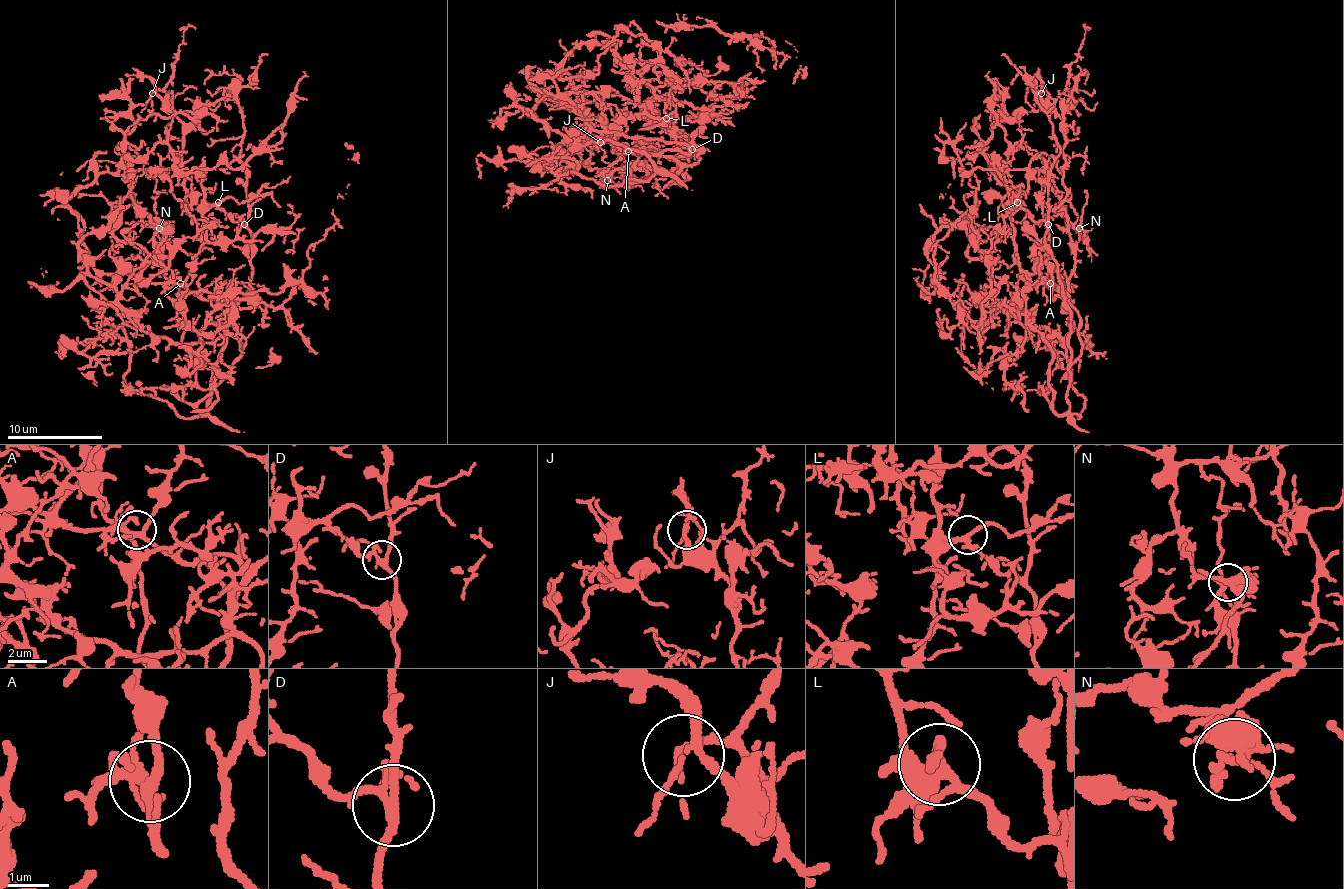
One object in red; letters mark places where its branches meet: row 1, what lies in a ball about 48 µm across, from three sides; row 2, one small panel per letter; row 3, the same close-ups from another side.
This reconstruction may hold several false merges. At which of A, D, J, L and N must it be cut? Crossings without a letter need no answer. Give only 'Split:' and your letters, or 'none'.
Split: none

